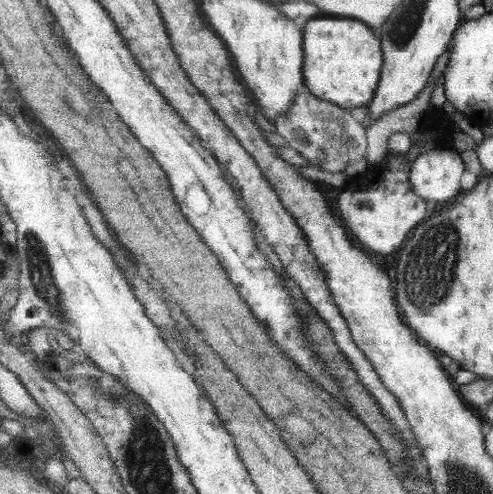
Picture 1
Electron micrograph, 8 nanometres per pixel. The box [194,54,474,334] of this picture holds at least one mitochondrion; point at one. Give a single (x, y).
(430, 269)

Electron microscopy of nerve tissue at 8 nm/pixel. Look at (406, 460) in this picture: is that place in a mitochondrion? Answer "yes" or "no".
no

